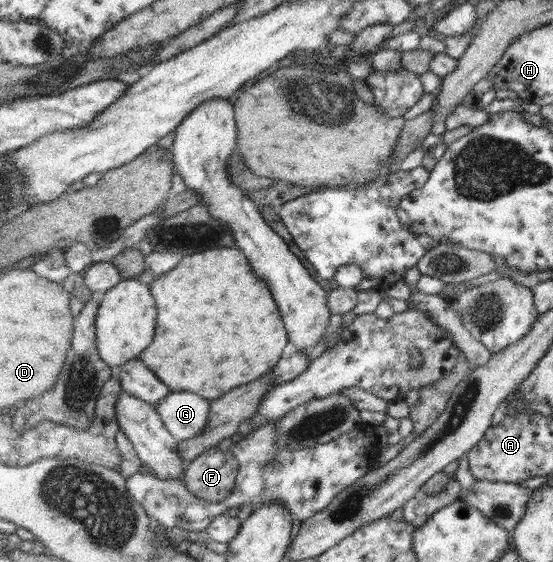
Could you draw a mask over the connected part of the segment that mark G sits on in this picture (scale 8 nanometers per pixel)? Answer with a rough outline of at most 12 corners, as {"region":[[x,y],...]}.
{"region":[[172,392],[156,405],[178,440],[204,433],[211,401]]}

